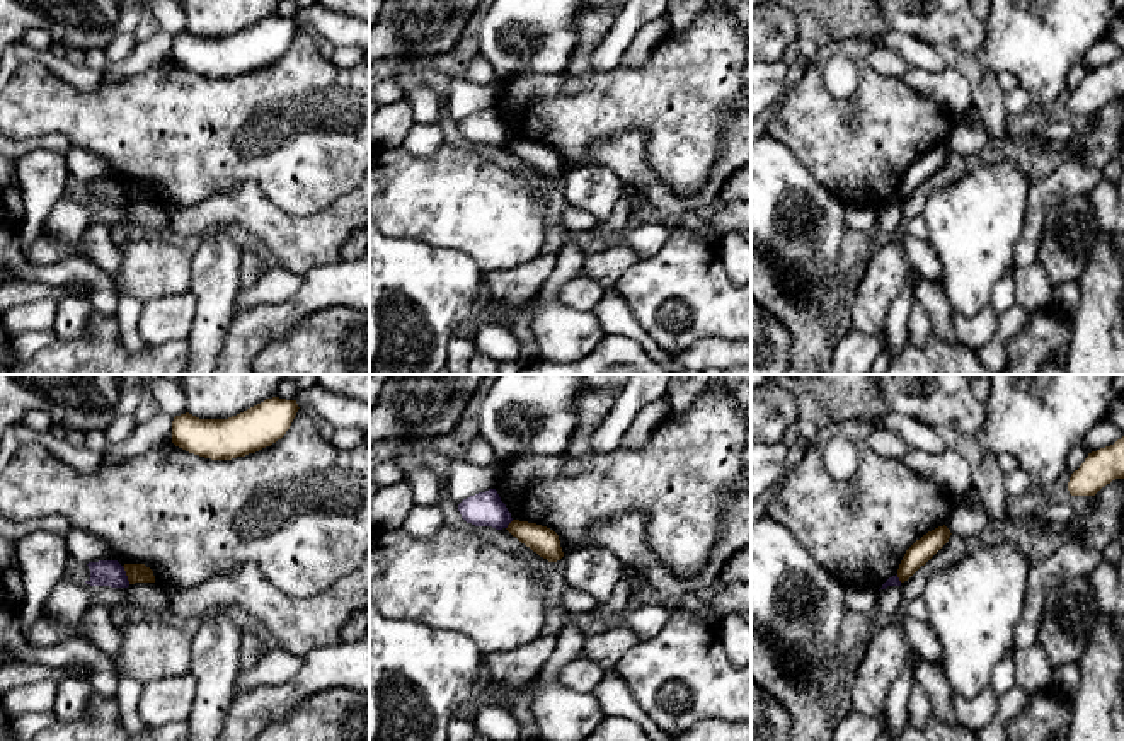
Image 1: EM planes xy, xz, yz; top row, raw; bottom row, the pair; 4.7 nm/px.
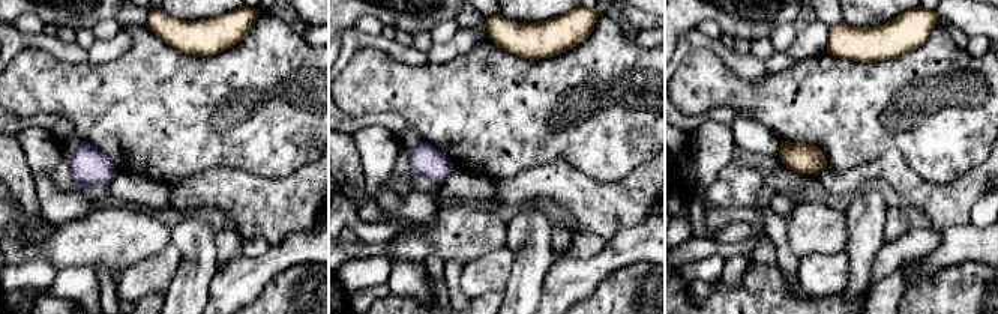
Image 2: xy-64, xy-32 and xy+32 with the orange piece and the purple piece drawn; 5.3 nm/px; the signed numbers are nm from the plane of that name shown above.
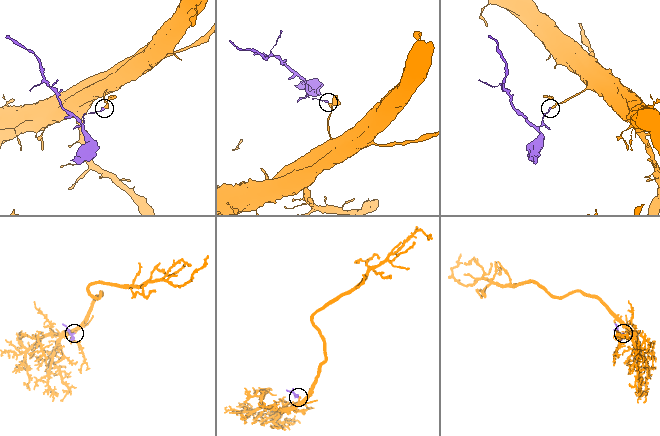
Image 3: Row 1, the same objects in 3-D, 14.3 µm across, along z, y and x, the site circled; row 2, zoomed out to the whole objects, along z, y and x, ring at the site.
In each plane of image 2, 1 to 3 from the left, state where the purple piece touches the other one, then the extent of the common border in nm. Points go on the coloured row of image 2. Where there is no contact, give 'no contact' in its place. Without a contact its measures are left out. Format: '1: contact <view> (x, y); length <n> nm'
1: no contact
2: no contact
3: no contact

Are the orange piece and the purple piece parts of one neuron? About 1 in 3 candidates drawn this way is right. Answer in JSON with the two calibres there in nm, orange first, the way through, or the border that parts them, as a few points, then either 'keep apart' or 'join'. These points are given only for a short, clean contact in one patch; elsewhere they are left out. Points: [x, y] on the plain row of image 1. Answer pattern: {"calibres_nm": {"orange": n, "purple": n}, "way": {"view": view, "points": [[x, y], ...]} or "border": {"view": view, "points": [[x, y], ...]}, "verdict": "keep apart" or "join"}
{"calibres_nm": {"orange": 100, "purple": 130}, "border": {"view": "xy", "points": [[121, 184], [130, 201]]}, "verdict": "keep apart"}

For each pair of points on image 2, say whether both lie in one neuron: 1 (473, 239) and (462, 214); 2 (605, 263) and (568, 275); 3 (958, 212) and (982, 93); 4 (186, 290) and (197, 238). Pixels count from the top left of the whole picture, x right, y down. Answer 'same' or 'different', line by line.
1: same
2: same
3: different
4: same

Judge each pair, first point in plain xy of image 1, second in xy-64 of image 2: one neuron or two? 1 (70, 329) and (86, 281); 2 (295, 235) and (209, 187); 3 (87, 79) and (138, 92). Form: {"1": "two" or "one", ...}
{"1": "one", "2": "one", "3": "two"}

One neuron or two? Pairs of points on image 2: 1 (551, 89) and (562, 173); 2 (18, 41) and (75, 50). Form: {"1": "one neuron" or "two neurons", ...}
{"1": "two neurons", "2": "one neuron"}

